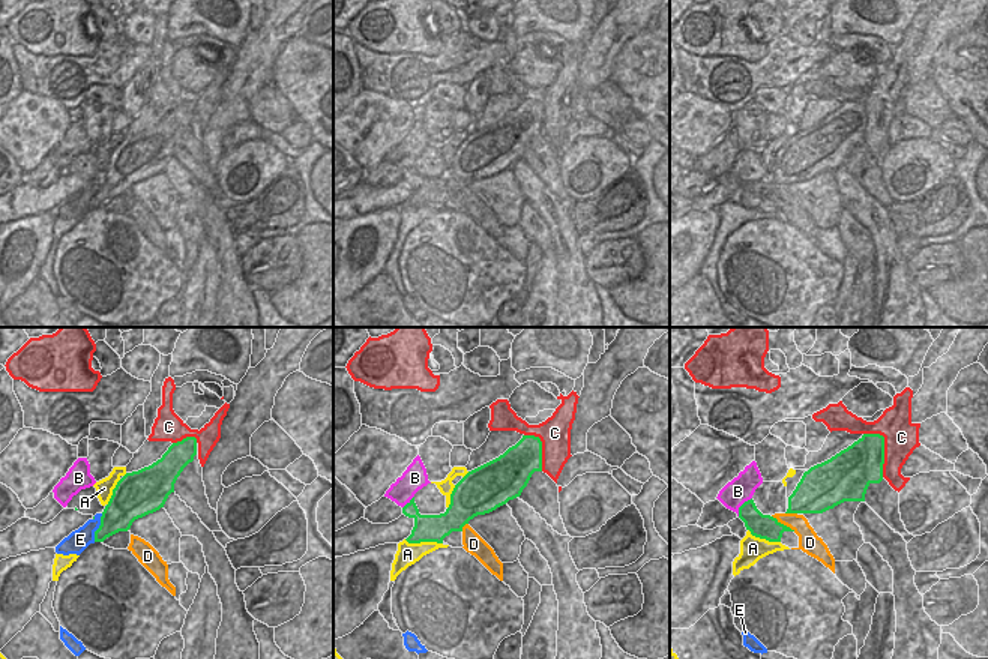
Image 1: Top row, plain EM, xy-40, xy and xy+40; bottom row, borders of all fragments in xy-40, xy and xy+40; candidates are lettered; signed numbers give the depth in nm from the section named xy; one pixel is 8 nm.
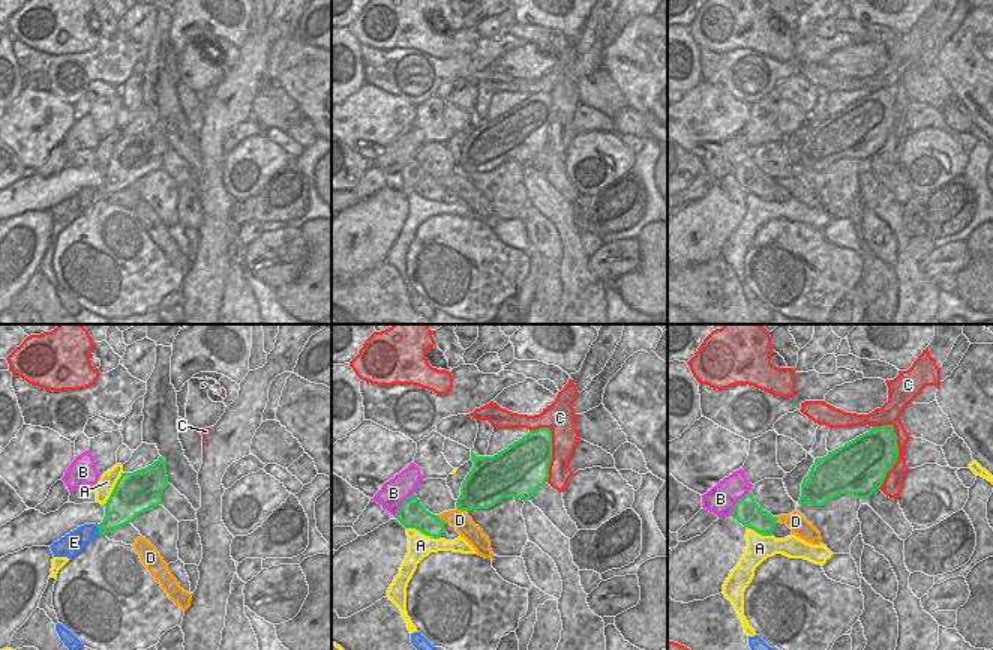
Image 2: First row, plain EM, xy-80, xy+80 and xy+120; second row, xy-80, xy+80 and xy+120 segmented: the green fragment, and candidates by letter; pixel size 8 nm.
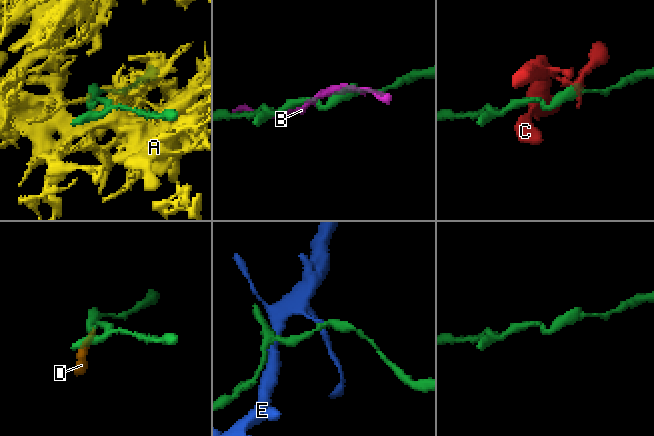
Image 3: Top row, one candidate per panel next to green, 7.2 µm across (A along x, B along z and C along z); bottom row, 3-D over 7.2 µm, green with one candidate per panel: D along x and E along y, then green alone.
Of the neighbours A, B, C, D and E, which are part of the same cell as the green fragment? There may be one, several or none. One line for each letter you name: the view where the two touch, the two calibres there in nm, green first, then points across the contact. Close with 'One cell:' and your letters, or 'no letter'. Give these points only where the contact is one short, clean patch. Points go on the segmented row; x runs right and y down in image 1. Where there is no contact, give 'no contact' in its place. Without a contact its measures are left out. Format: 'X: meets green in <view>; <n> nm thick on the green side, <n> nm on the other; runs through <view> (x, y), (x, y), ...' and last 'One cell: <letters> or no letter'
One cell: no letter

